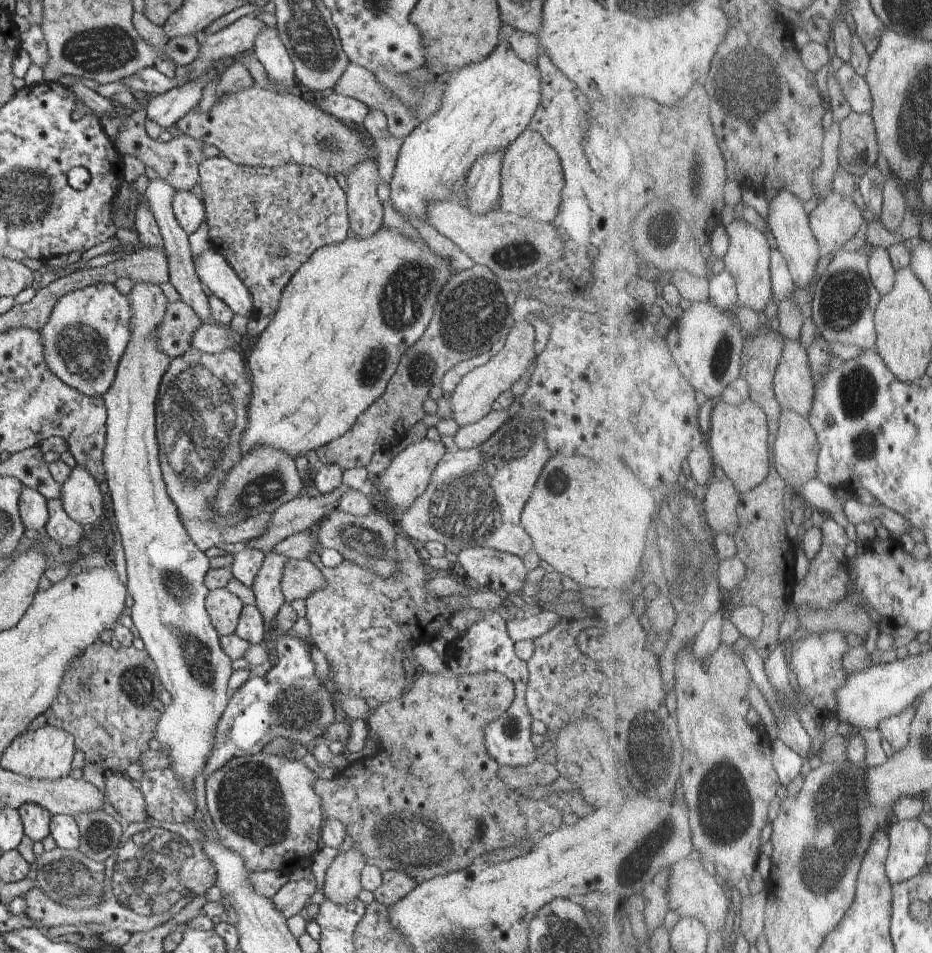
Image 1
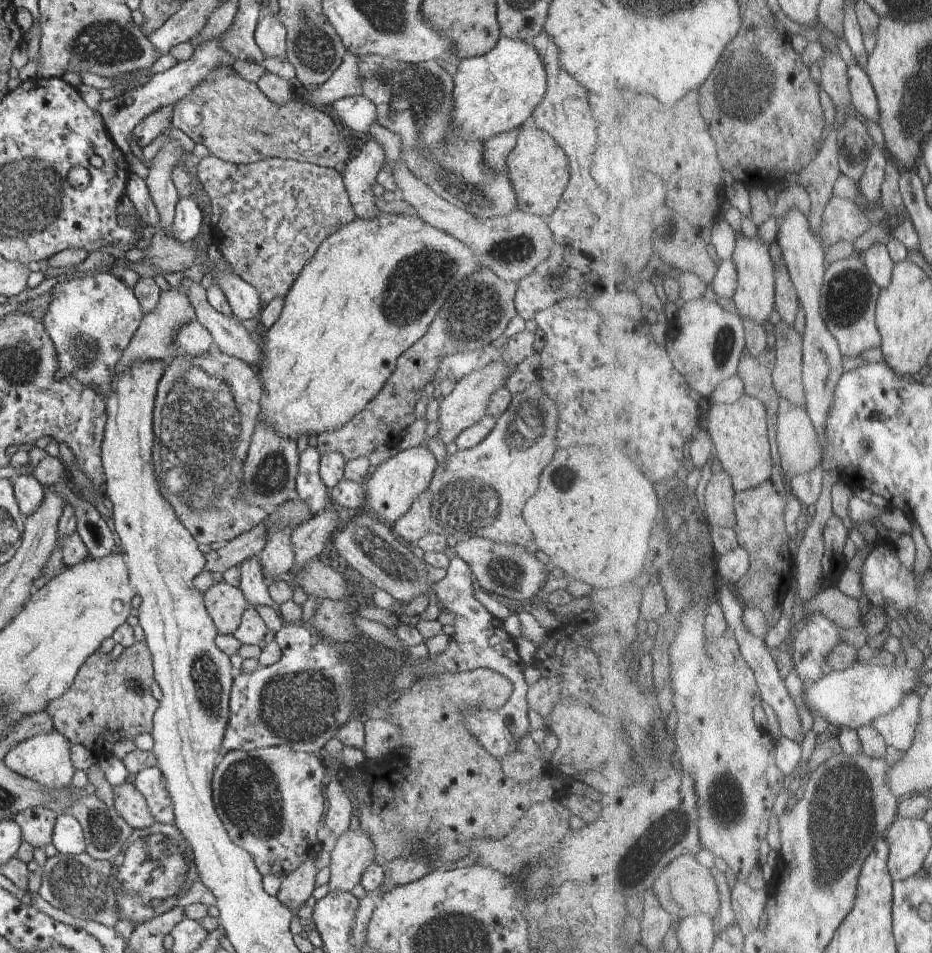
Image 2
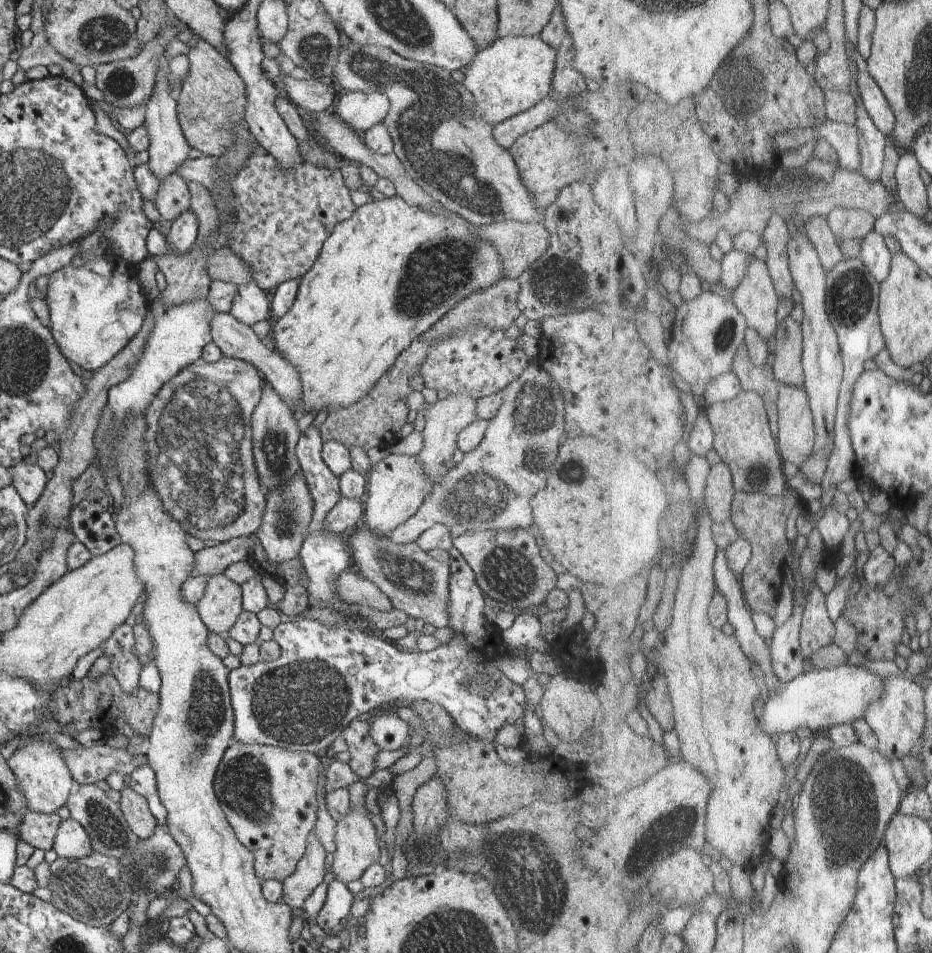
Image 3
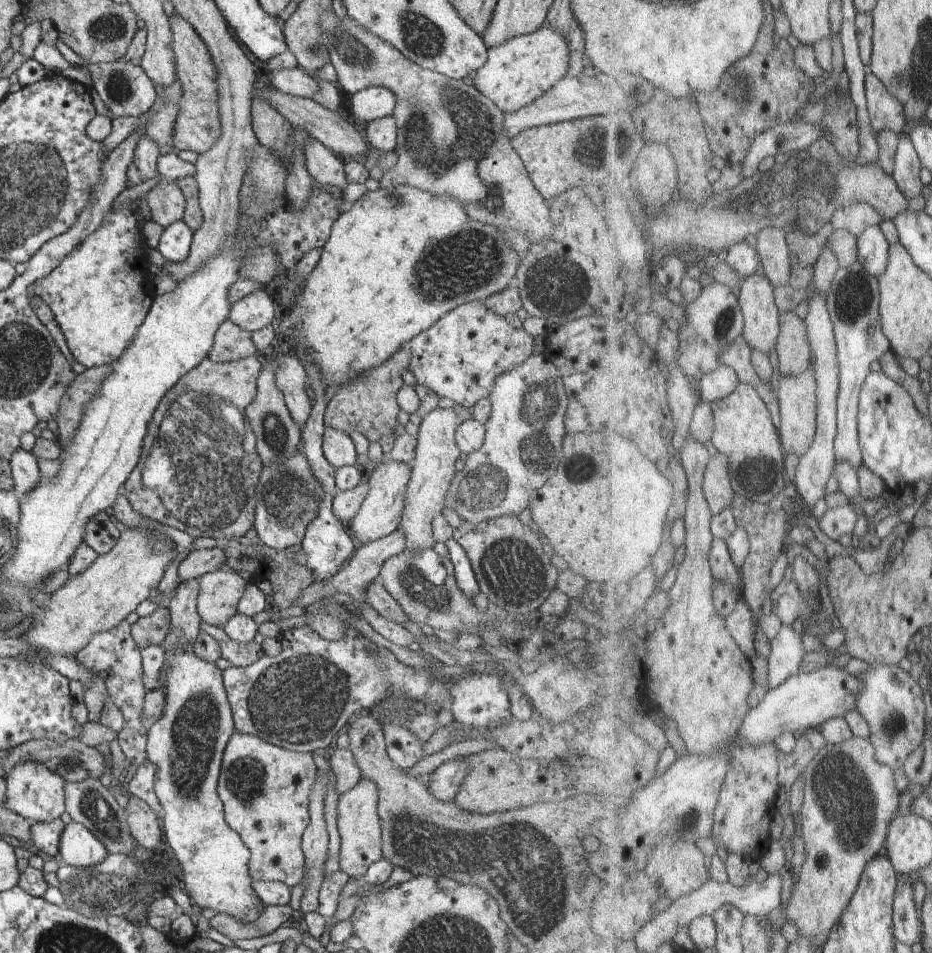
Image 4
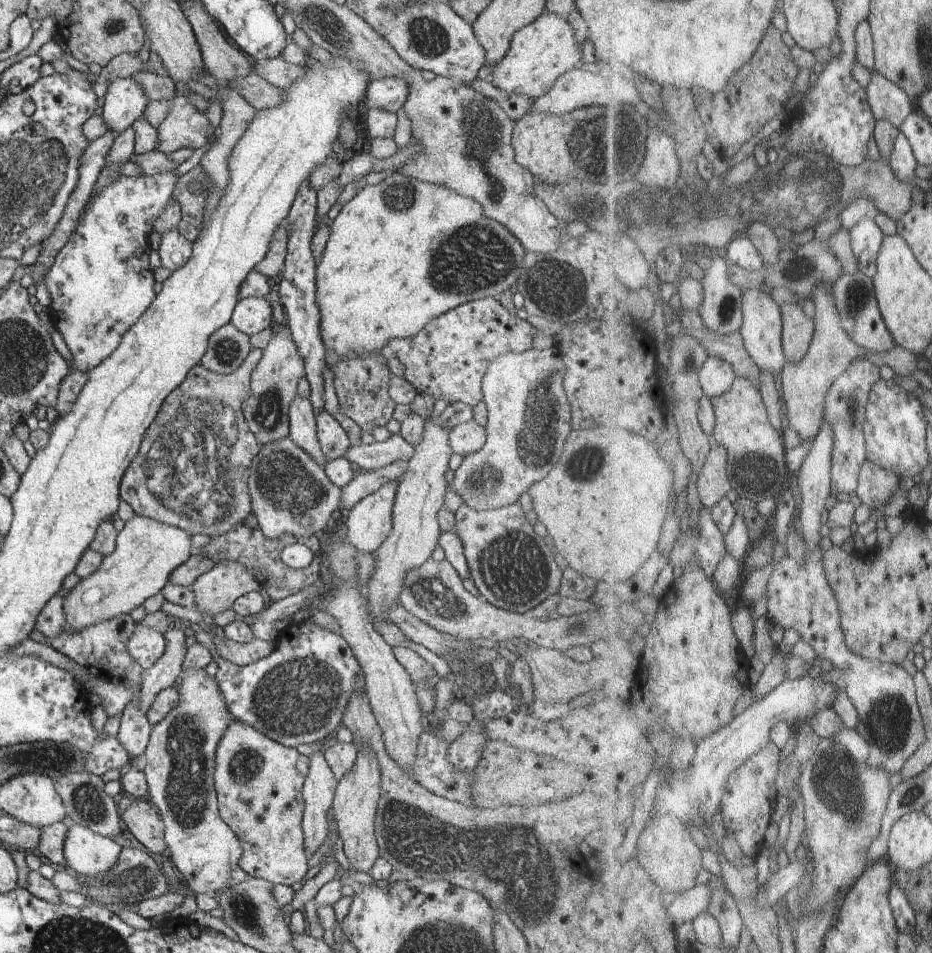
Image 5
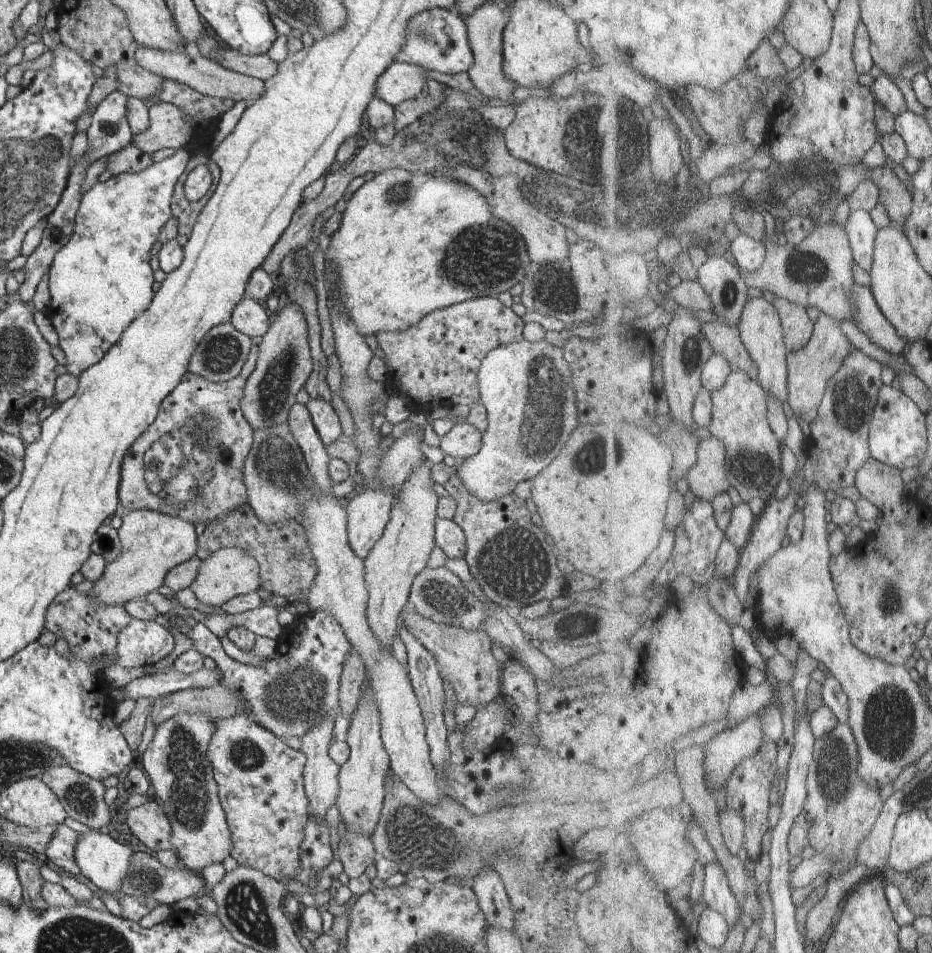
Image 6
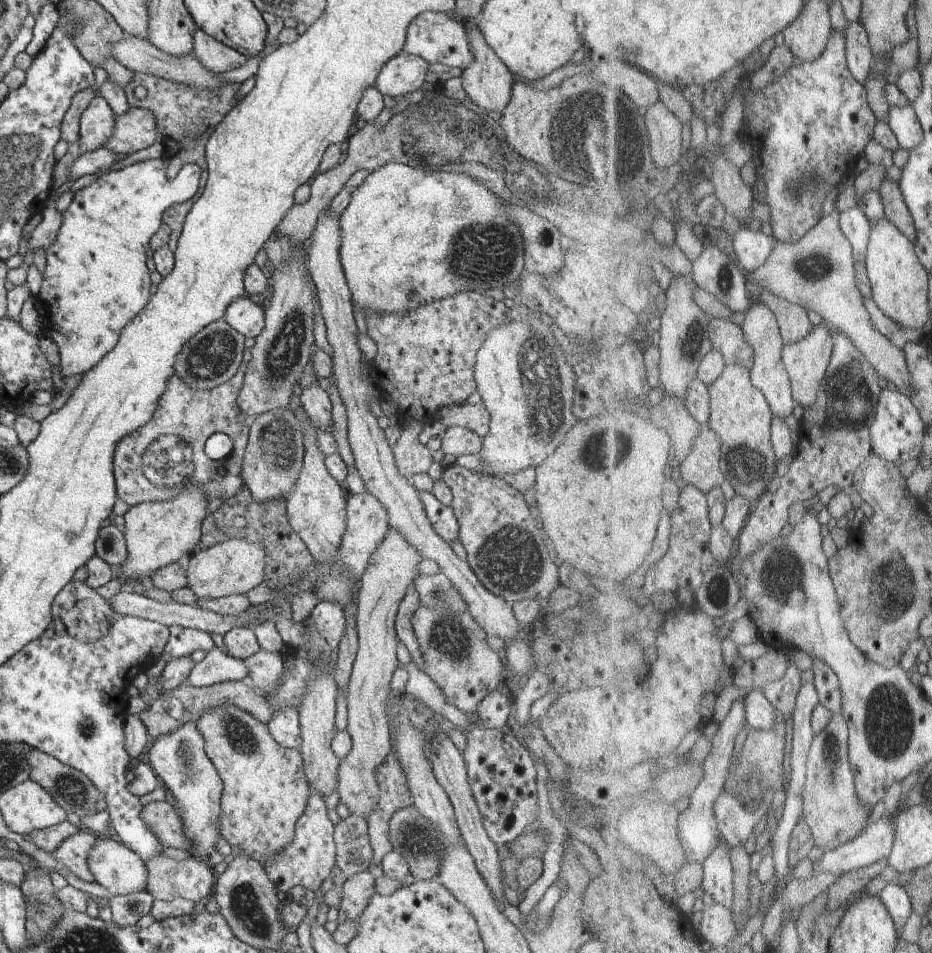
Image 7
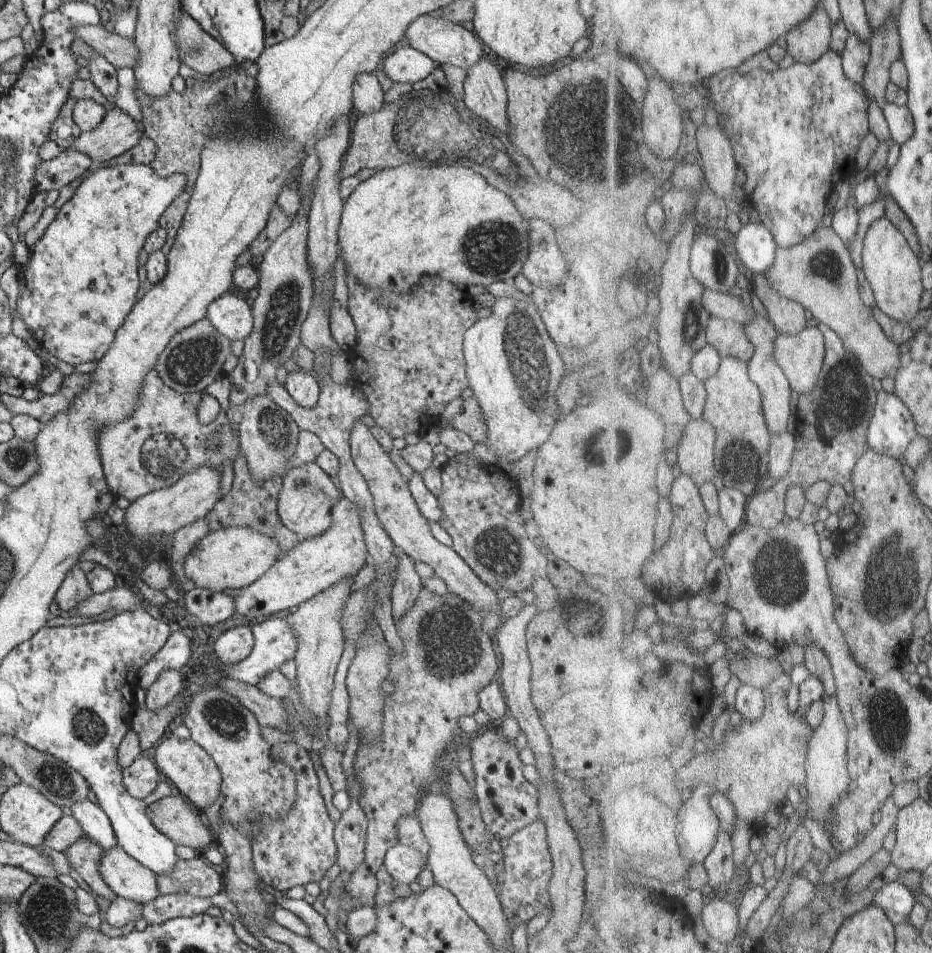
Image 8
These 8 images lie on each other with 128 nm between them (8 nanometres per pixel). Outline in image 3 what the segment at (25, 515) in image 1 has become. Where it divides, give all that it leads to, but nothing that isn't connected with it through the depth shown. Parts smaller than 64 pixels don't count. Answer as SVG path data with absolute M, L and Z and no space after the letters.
M18 462L13 468L13 488L18 492L26 507L32 507L44 493L48 478L40 466Z

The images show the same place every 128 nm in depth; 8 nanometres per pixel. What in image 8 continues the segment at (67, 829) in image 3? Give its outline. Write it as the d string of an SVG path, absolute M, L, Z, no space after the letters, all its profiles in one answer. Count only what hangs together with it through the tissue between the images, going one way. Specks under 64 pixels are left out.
M120 845L103 852L99 873L116 896L145 905L160 895L157 874L132 858Z

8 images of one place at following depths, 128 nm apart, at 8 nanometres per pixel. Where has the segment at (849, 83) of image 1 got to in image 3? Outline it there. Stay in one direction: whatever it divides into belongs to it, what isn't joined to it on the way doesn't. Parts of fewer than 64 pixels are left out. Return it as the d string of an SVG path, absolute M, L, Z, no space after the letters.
M869 71L861 72L860 90L864 96L866 108L870 110L870 114L876 120L878 127L882 132L886 132L892 137L896 126L898 126L898 116L880 82Z

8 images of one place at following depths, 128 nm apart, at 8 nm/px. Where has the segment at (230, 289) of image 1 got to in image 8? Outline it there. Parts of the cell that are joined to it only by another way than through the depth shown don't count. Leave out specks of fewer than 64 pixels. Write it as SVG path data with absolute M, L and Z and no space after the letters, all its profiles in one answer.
M228 292L210 304L205 318L227 339L245 341L253 329L252 311L245 300Z

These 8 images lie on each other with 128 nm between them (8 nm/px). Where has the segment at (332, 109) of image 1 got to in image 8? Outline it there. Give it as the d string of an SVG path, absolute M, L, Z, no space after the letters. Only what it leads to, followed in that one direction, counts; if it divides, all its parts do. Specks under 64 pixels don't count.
M398 46L395 52L384 58L384 74L392 82L414 84L425 79L438 66L429 56L412 47Z

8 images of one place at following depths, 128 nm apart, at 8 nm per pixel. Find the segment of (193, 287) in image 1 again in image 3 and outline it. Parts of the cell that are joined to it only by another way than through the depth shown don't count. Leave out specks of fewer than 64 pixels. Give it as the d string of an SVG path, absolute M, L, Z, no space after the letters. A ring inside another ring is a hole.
M164 48L164 52L158 58L153 95L147 102L143 123L146 132L148 132L149 140L147 149L149 152L148 166L150 166L152 174L158 178L159 182L164 182L168 176L171 176L176 171L176 168L188 159L188 154L191 151L179 124L179 103L170 95L170 80L168 80L168 74L170 74L169 62L170 59L167 60L166 48ZM217 310L210 324L214 344L220 348L224 356L241 359L256 366L263 381L272 386L272 389L286 402L290 408L299 409L302 404L302 382L298 370L265 340L260 340L256 332L246 324L236 321L232 314L225 310Z

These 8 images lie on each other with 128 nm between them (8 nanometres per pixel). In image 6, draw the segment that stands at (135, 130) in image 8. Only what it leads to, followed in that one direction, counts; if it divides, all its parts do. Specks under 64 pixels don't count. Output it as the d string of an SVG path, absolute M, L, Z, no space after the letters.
M156 102L149 108L150 127L135 137L132 135L130 144L136 145L141 151L155 153L162 149L189 148L193 140L193 128L187 123L187 116L172 103Z

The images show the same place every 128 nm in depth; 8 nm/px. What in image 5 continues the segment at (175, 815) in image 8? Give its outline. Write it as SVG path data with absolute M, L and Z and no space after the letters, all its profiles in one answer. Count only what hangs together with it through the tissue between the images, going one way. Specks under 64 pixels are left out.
M133 798L131 805L122 814L122 818L136 840L150 854L166 856L165 824L159 809L150 800Z

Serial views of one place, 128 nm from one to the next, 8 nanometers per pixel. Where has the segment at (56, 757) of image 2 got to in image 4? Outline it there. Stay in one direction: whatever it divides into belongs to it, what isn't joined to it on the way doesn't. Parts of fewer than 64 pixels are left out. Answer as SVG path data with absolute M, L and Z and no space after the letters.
M28 759L8 768L6 807L21 814L33 823L52 822L60 819L65 812L65 784L62 774L58 774L46 763Z

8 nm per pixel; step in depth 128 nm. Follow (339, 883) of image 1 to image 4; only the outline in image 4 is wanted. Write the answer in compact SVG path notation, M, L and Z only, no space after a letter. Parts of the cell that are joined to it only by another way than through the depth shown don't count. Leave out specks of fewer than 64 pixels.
M361 778L359 783L337 802L337 827L341 838L339 865L350 878L362 878L368 867L384 858L382 852L381 822L378 816L379 789L374 781Z

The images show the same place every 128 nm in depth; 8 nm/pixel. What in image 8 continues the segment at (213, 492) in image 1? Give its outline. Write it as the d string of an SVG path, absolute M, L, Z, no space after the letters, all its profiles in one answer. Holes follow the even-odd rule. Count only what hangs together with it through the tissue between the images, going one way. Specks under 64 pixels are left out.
M156 369L148 371L145 376L143 389L141 390L141 399L139 406L128 419L117 423L106 425L99 434L99 453L101 454L101 465L105 474L109 491L114 498L124 496L130 502L135 501L141 496L147 495L152 491L164 489L170 484L174 484L184 475L195 471L198 467L208 465L222 476L222 466L226 462L234 462L241 452L239 444L238 430L233 431L230 427L230 421L226 417L226 411L231 408L229 394L231 393L233 382L228 374L211 382L203 391L197 393L179 393L171 389L163 380ZM202 396L214 396L221 404L221 411L214 422L208 425L202 425L198 421L198 405ZM219 434L221 444L218 447L209 446L209 436Z

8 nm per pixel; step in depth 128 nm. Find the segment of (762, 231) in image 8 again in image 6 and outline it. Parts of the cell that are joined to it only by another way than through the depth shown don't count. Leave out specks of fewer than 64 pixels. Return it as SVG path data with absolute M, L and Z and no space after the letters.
M746 233L732 242L731 250L741 268L748 271L760 270L769 255L768 242L756 240Z

